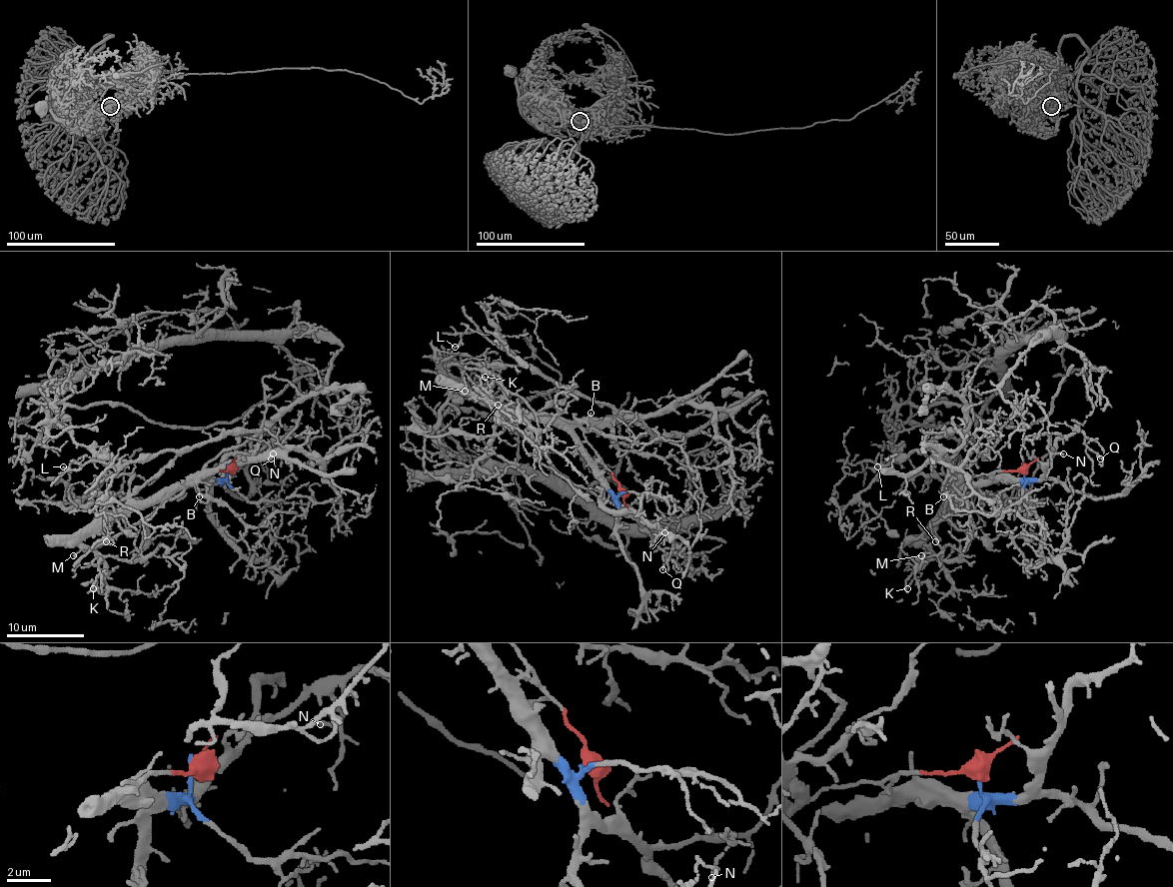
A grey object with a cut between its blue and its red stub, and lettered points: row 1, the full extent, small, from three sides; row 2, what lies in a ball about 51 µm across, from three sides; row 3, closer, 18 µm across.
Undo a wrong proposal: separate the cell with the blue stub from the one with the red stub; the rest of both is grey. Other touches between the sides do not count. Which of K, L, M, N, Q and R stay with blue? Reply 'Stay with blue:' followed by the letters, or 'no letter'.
Stay with blue: K, M, N, Q, R

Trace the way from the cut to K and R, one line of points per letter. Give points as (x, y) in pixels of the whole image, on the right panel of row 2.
K: (1023, 467), (1027, 479), (980, 479), (948, 502), (935, 532), (925, 541), (929, 559), (907, 588)
R: (1023, 467), (1027, 479), (970, 481), (948, 502), (946, 514), (935, 528), (935, 541)

